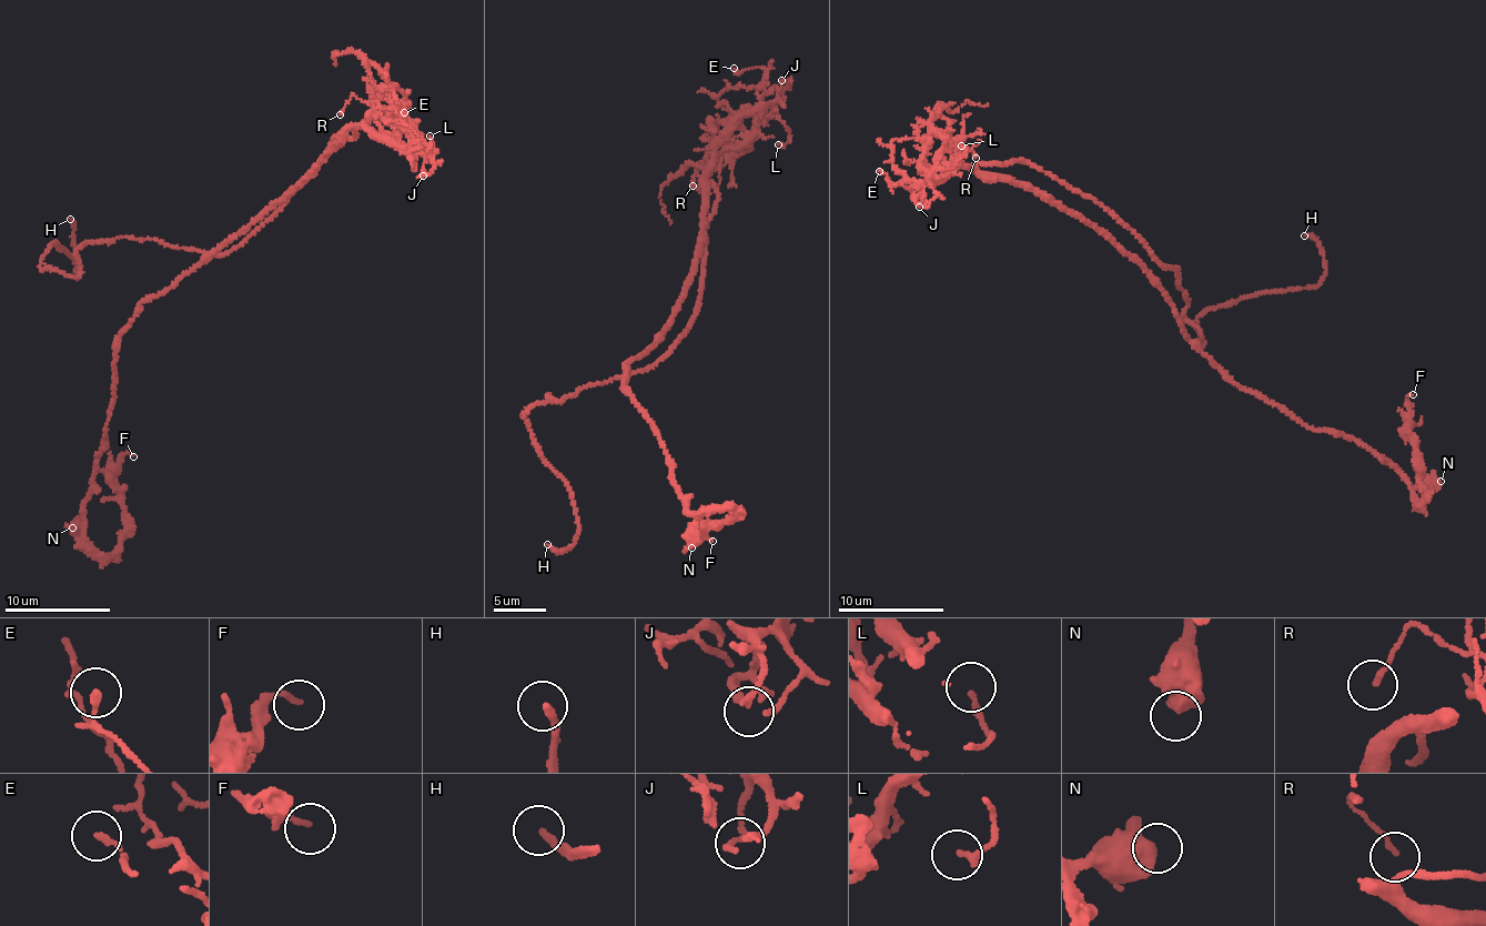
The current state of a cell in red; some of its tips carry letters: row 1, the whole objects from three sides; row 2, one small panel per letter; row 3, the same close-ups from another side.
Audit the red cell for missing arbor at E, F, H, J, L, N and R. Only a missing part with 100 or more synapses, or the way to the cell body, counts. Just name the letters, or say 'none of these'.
H

